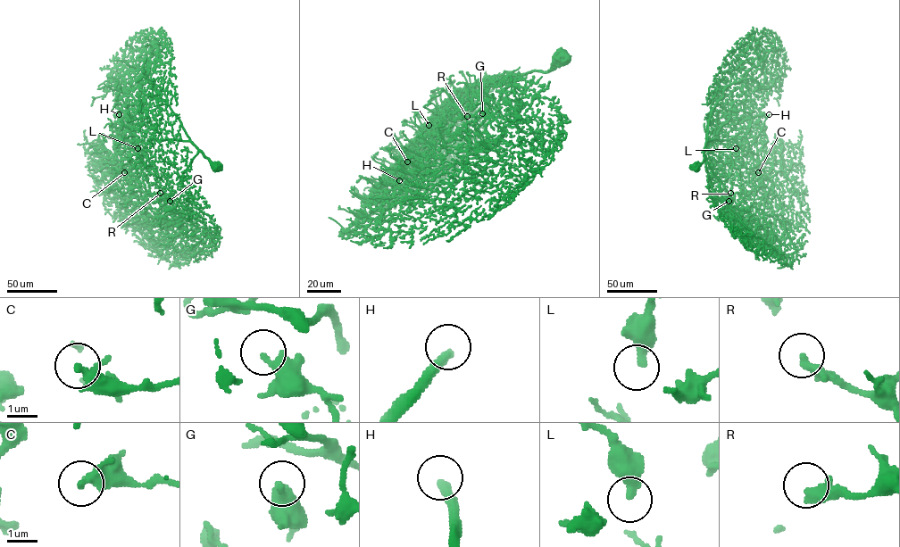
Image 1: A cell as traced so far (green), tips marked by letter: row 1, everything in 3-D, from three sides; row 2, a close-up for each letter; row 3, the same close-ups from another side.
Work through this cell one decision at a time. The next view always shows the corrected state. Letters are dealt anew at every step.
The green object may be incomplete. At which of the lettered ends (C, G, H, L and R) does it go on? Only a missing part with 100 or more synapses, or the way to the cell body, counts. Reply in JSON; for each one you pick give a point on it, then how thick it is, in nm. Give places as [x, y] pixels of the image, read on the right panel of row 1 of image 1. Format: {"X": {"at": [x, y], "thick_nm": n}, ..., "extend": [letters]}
{"H": {"at": [769, 114], "thick_nm": 320}, "extend": ["H"]}

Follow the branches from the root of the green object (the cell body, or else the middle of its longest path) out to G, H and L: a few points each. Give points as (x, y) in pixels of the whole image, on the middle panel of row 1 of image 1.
G: (560, 61), (547, 71), (522, 75), (500, 96), (515, 103), (517, 128), (532, 133), (535, 120), (482, 113)
H: (560, 61), (547, 71), (532, 70), (489, 84), (462, 101), (447, 116), (421, 156), (399, 180)
L: (560, 61), (463, 102), (420, 163), (445, 132), (433, 136), (433, 117), (429, 125)

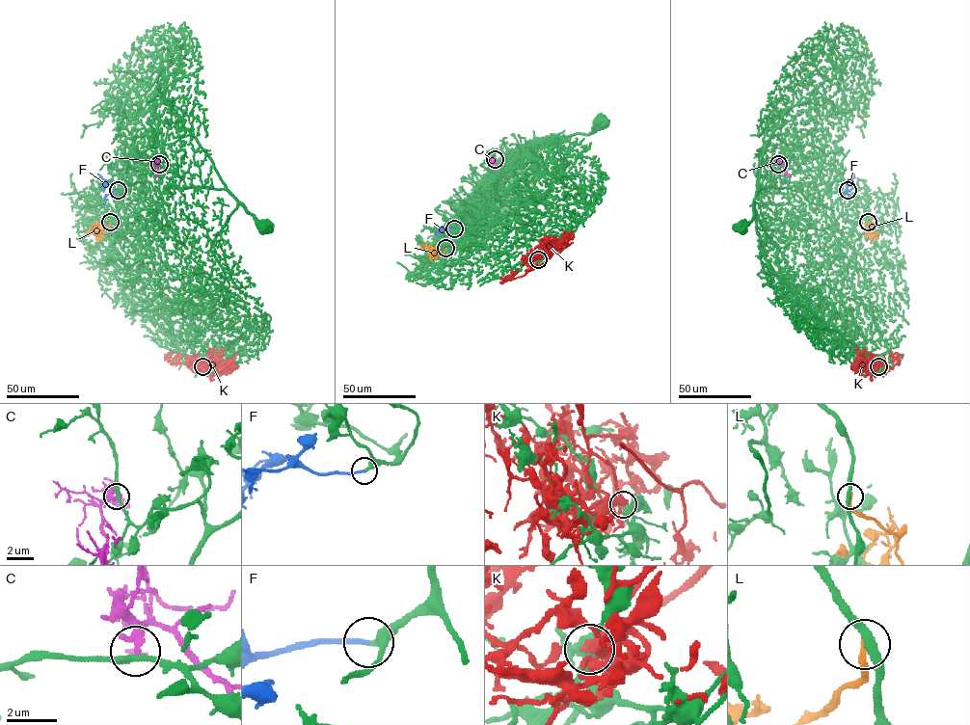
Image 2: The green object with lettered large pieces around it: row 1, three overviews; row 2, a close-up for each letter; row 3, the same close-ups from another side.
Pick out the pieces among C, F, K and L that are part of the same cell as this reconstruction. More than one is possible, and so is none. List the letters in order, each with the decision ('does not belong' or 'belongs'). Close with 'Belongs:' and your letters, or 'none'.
C: does not belong
F: belongs
K: does not belong
L: does not belong
Belongs: F

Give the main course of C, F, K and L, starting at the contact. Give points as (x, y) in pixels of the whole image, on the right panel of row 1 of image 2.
C: (778, 164), (786, 169), (789, 176)
F: (848, 190), (847, 187), (854, 174)
K: (878, 366), (873, 354), (892, 368), (900, 361), (895, 353)
L: (867, 222), (874, 226), (864, 237)

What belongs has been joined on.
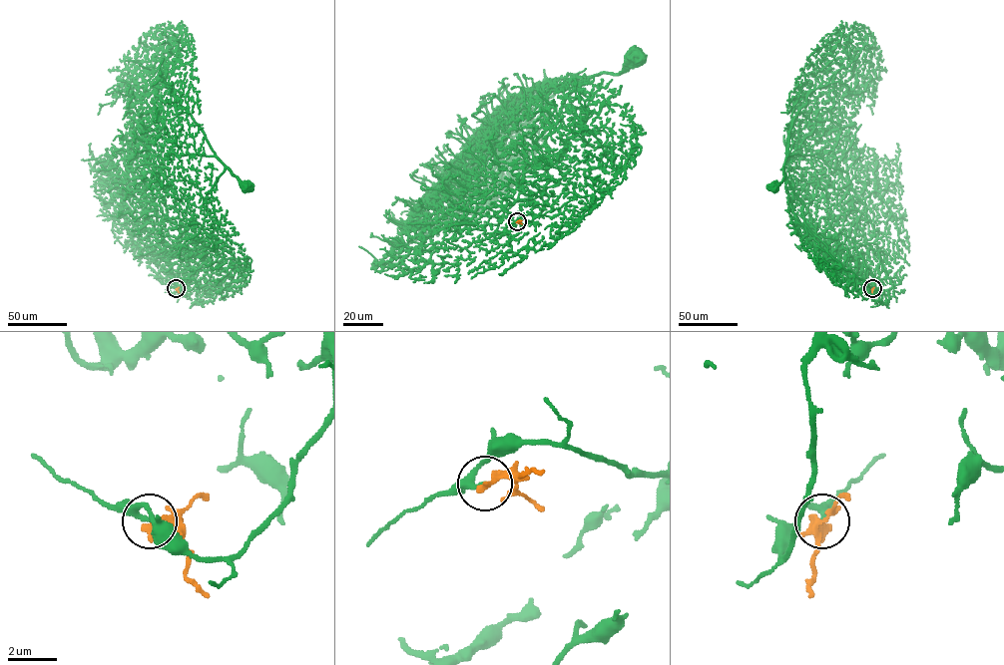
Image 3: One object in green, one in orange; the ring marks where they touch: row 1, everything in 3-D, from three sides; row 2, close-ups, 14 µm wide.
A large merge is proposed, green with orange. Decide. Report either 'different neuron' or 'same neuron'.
different neuron

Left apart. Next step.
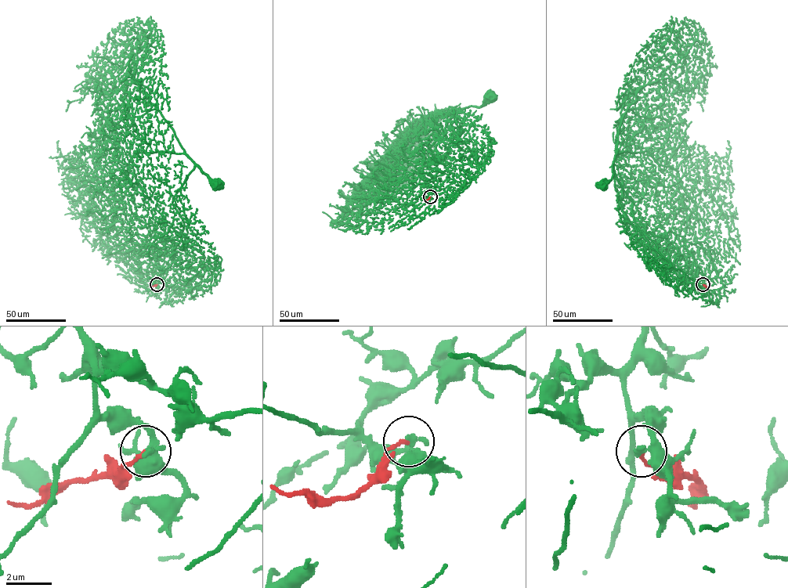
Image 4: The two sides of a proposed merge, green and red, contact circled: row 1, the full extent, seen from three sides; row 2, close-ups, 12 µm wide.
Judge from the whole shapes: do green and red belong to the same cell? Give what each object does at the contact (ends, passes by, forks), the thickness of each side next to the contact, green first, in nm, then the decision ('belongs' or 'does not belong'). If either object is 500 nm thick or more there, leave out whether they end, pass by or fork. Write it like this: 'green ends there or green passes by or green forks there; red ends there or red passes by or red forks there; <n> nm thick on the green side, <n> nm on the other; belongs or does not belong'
green passes by; red ends there; 300 nm thick on the green side, 150 nm on the other; does not belong

